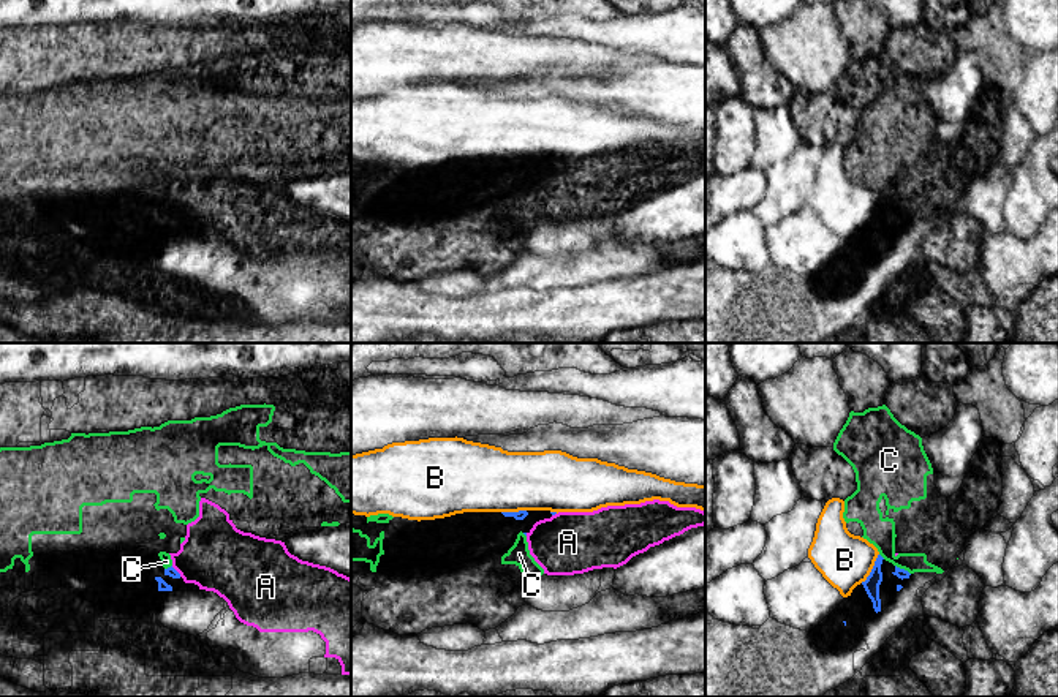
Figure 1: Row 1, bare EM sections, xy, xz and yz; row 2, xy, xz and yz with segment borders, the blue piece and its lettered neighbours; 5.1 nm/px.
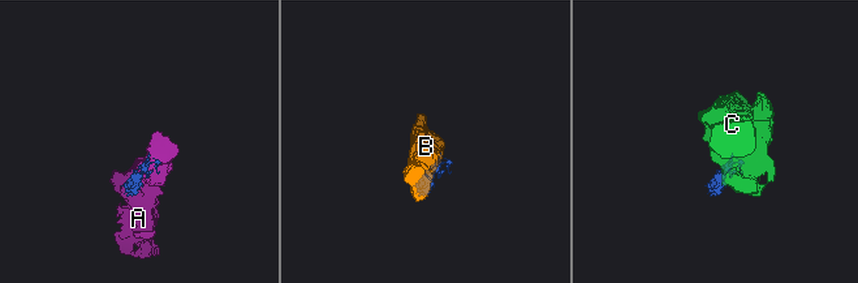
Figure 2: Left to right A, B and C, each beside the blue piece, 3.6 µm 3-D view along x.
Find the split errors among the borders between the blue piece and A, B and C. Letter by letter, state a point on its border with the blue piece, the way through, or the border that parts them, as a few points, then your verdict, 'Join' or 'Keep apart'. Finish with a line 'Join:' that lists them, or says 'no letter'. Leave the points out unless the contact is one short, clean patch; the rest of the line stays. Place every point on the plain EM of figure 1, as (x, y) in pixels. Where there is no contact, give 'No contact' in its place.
A: Touches blue at xy (176, 217). Boundary: xy (171, 212), (181, 222). Keep apart
B: Touches blue at yz (872, 215). Keep apart
C: Touches blue at yz (881, 203). Boundary: yz (880, 199), (884, 204). Keep apart
Join: no letter

